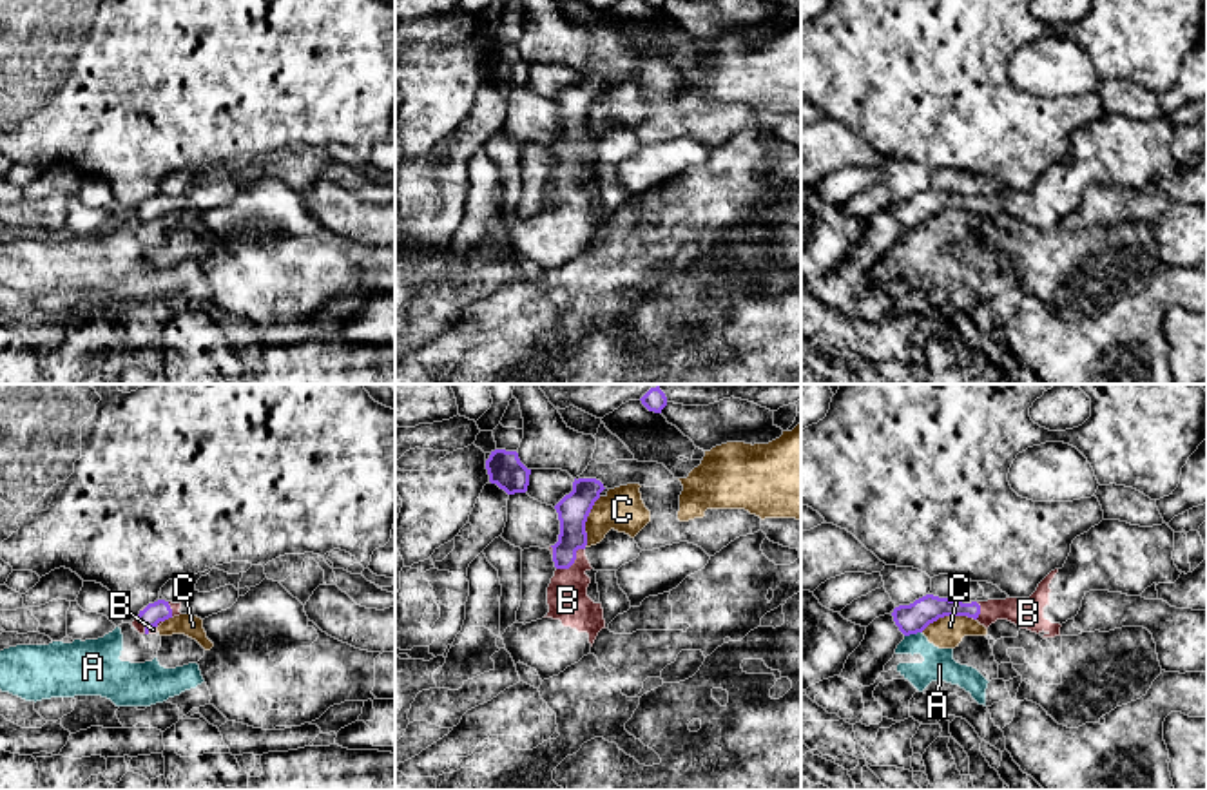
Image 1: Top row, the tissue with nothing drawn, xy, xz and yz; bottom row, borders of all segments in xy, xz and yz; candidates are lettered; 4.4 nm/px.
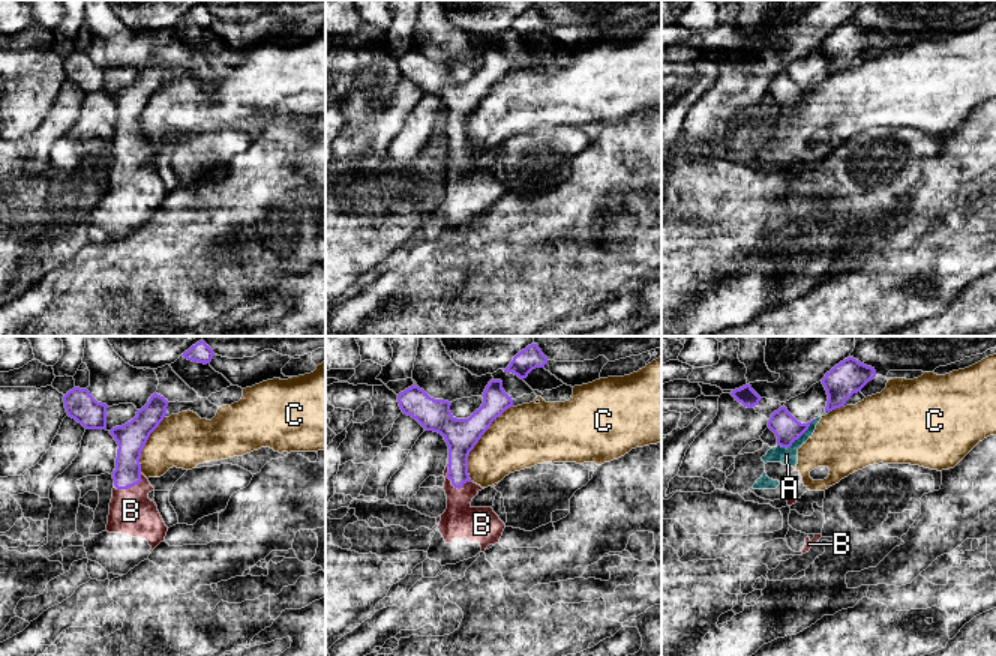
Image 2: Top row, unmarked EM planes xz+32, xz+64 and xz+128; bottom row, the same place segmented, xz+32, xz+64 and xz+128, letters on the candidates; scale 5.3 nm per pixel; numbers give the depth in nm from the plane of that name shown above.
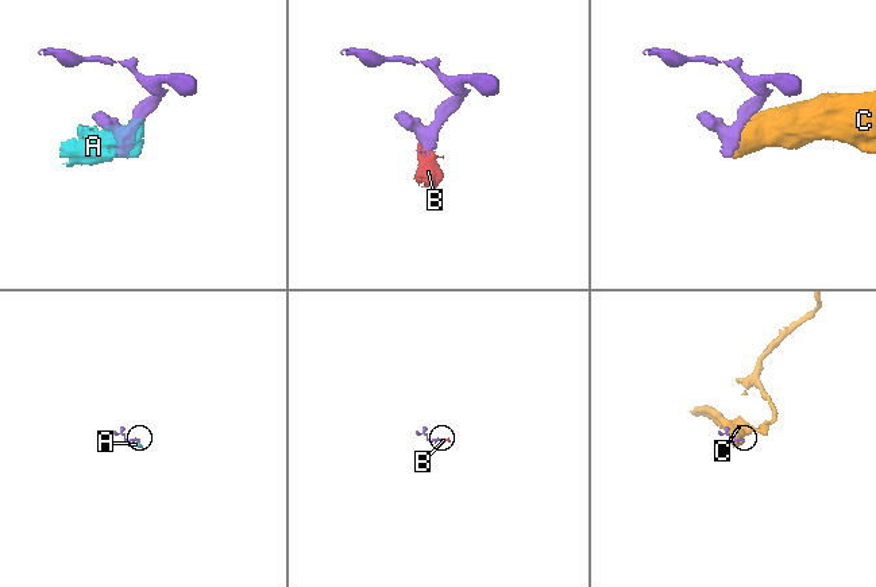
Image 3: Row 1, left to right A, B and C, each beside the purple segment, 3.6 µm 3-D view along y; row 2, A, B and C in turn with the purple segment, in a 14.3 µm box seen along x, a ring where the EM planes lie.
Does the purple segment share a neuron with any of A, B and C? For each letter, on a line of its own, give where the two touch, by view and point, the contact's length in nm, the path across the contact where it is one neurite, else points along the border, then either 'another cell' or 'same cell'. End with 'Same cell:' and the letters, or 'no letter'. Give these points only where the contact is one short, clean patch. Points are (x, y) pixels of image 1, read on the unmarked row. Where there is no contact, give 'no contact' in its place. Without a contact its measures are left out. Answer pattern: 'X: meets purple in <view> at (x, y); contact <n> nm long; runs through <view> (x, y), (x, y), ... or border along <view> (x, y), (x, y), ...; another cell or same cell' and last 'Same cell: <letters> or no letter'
A: meets purple in yz at (912, 227); contact 80 nm long; border along yz (921, 225), (905, 231); another cell
B: meets purple in xz at (573, 156); contact 160 nm long; runs through xz (573, 104), (573, 156), (568, 194); same cell
C: meets purple in yz at (948, 209); contact 260 nm long; border along yz (975, 212), (939, 211), (921, 225); another cell
Same cell: B

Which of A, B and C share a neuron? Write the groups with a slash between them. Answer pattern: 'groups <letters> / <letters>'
groups A C / B

